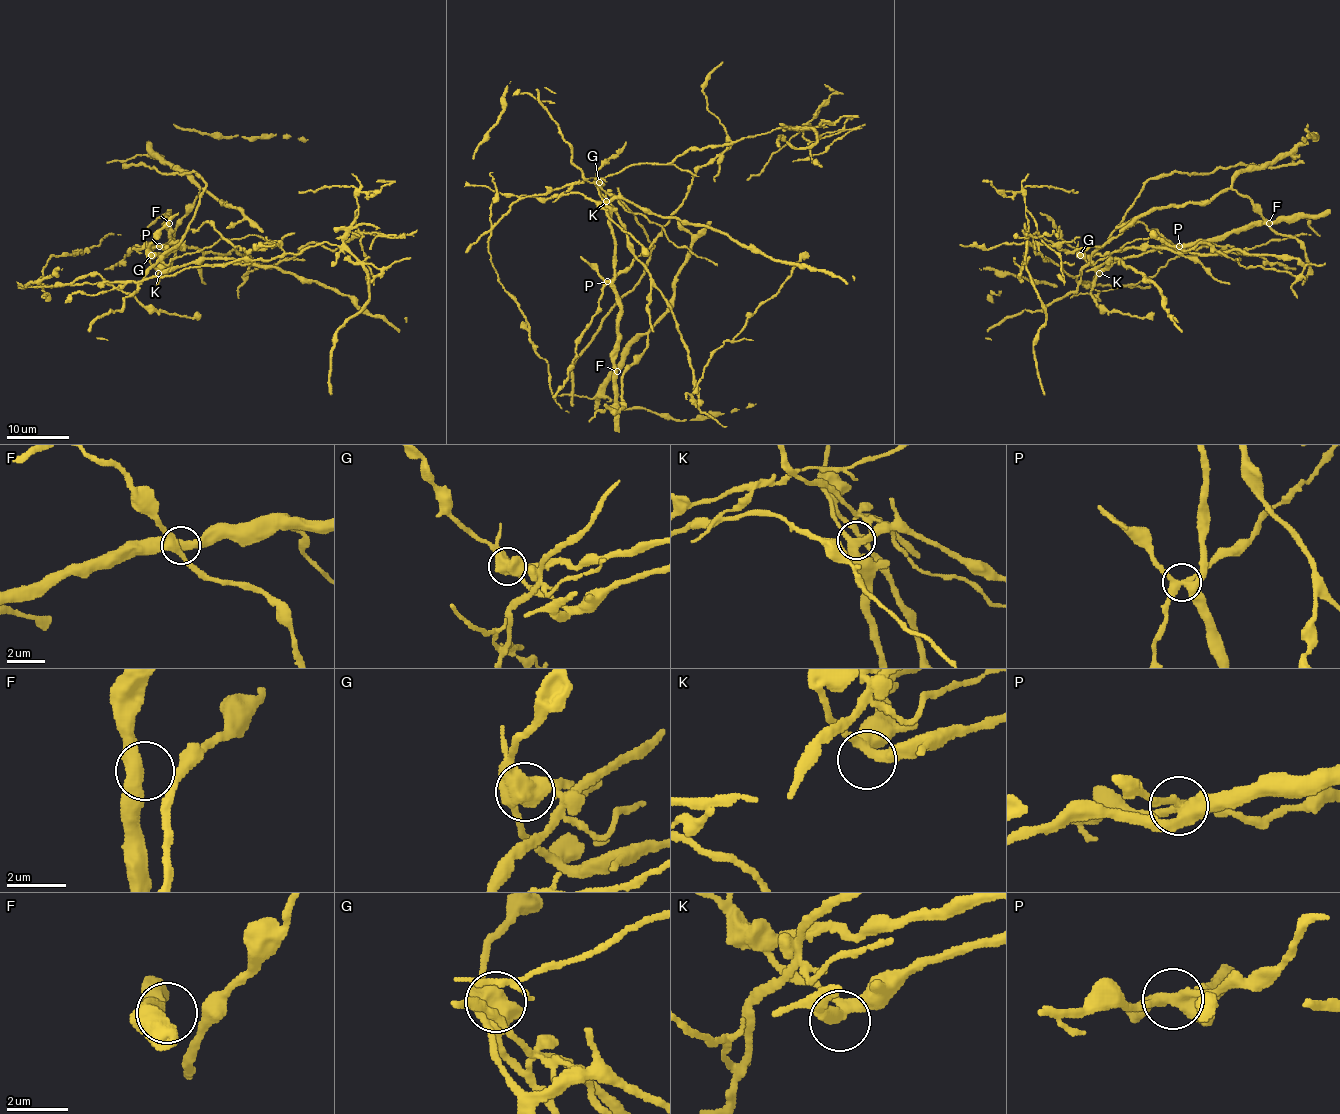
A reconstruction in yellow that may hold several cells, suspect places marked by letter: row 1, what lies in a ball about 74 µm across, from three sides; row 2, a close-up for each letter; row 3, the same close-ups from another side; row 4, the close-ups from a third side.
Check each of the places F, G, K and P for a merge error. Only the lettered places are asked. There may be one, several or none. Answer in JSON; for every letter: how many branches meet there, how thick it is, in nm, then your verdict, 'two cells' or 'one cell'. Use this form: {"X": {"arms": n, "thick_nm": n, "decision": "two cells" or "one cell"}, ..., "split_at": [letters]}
{"F": {"arms": 3, "thick_nm": 400, "decision": "one cell"}, "G": {"arms": 3, "thick_nm": 650, "decision": "two cells"}, "K": {"arms": 3, "thick_nm": 320, "decision": "one cell"}, "P": {"arms": 5, "thick_nm": 380, "decision": "two cells"}, "split_at": ["G", "P"]}

